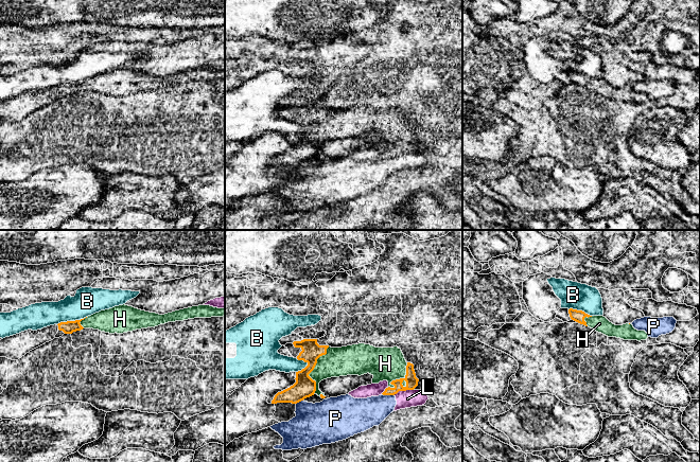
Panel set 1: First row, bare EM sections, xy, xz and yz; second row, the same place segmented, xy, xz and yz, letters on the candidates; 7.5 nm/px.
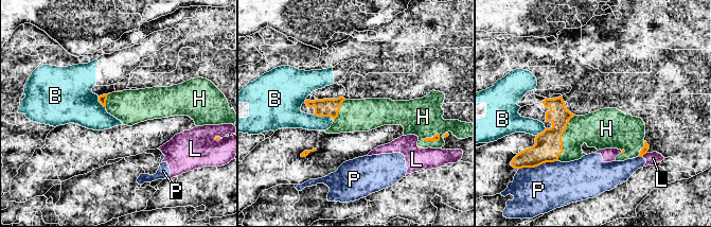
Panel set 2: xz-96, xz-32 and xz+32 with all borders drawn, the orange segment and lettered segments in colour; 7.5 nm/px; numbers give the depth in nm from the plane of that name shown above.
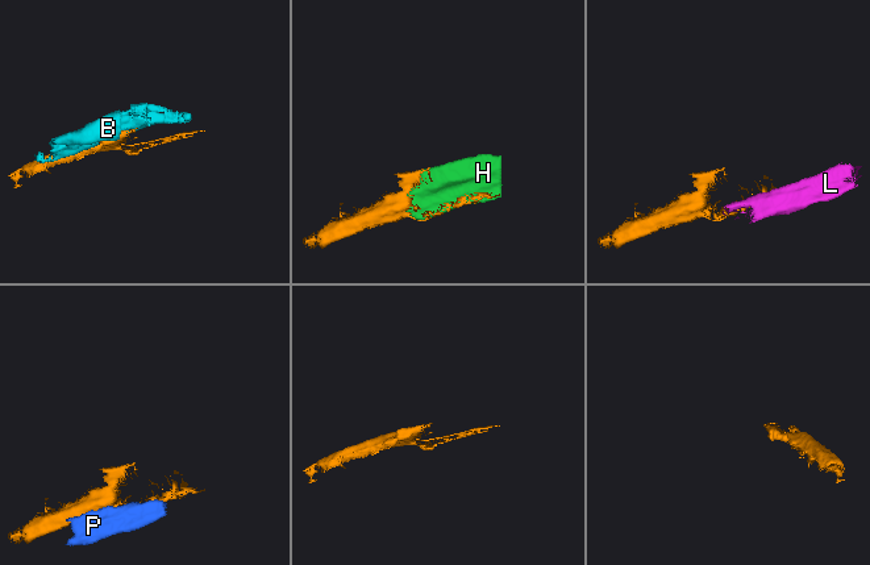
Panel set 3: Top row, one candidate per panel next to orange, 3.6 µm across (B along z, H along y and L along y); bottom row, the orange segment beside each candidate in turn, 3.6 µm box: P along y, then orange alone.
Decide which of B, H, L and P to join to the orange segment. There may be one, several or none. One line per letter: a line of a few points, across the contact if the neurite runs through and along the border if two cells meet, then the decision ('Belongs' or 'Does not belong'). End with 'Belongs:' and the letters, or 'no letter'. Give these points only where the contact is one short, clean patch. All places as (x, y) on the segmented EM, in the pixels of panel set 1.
B: Does not belong
H: Belongs
L: Does not belong
P: Does not belong
Belongs: H

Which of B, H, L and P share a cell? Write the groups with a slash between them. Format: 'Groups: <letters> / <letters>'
Groups: B / H / L P

